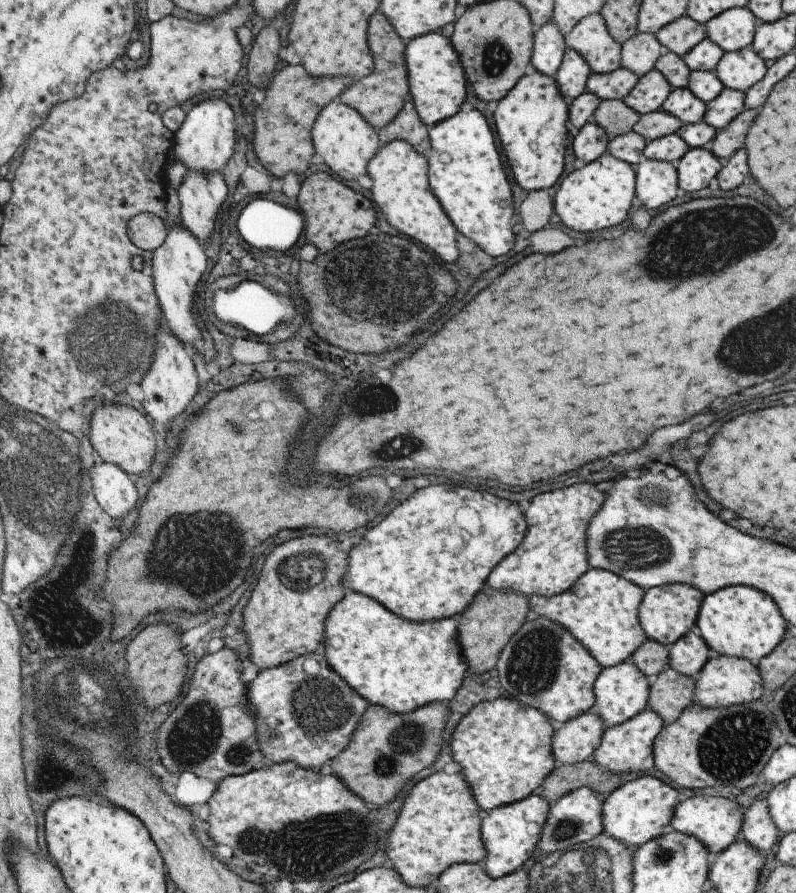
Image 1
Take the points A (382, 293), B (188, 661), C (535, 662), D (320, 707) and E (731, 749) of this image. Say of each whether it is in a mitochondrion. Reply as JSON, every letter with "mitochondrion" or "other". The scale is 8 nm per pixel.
{"A":"mitochondrion","B":"other","C":"mitochondrion","D":"mitochondrion","E":"mitochondrion"}

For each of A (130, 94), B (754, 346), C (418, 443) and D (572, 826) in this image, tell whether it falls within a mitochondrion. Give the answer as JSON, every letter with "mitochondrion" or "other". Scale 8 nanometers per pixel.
{"A":"mitochondrion","B":"mitochondrion","C":"mitochondrion","D":"mitochondrion"}

